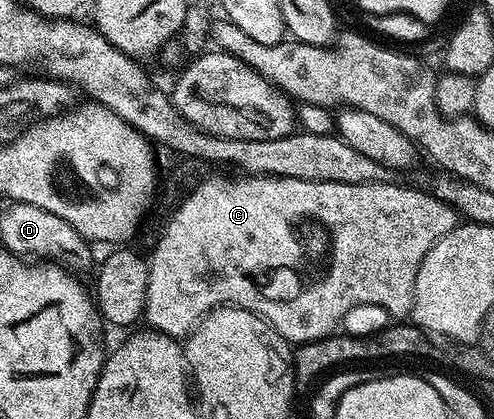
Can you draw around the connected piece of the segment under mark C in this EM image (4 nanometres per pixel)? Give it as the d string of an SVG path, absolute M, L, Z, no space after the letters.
M253 174L250 176L235 176L239 178L215 178L208 177L207 181L201 183L192 194L187 195L182 202L174 207L175 210L171 214L171 219L163 226L163 235L155 242L155 251L149 254L147 267L149 268L149 288L145 292L145 308L143 309L143 318L146 325L153 330L159 330L165 336L176 340L186 339L187 335L198 326L199 321L206 314L216 310L218 306L239 306L243 310L248 310L263 318L268 324L282 336L286 338L288 343L302 344L304 342L312 342L318 338L326 338L328 334L336 329L335 326L350 310L355 310L358 306L380 306L387 314L392 314L392 319L403 320L411 313L411 305L413 304L413 284L417 280L417 268L421 268L421 260L425 260L425 256L429 252L429 248L433 248L433 244L437 244L437 240L441 240L441 236L445 236L457 224L457 212L448 202L437 200L431 194L422 188L416 188L414 185L398 186L395 180L390 182L374 182L373 184L333 184L332 182L314 182L313 180L293 180L292 178L278 178L272 174Z

